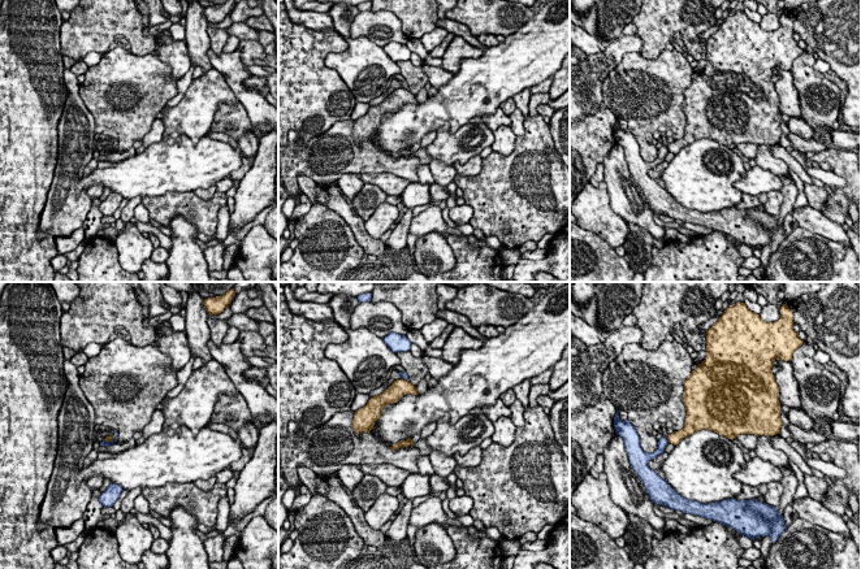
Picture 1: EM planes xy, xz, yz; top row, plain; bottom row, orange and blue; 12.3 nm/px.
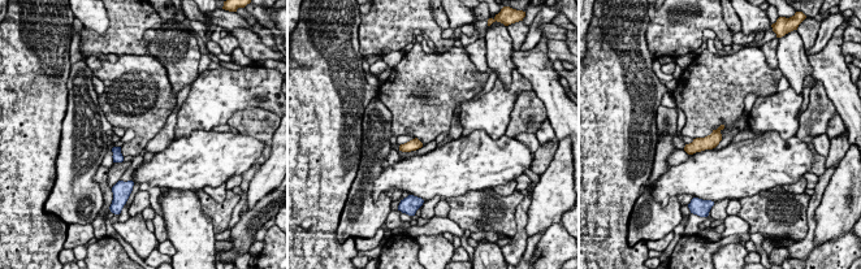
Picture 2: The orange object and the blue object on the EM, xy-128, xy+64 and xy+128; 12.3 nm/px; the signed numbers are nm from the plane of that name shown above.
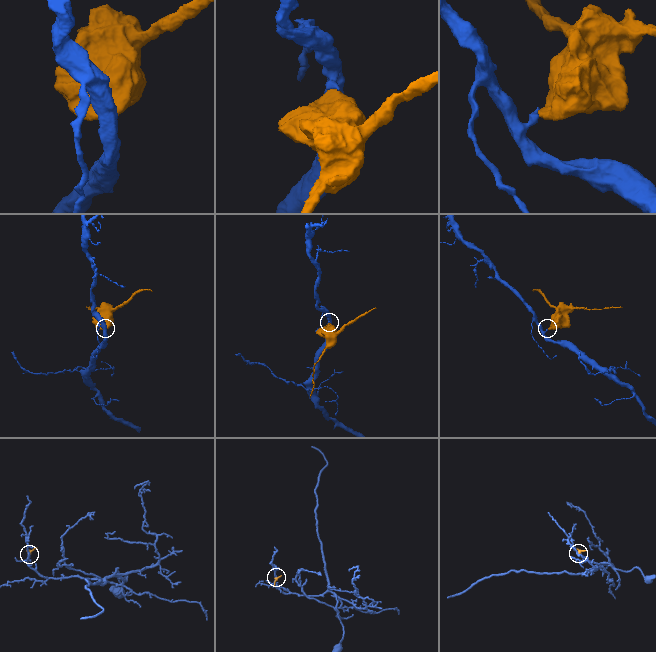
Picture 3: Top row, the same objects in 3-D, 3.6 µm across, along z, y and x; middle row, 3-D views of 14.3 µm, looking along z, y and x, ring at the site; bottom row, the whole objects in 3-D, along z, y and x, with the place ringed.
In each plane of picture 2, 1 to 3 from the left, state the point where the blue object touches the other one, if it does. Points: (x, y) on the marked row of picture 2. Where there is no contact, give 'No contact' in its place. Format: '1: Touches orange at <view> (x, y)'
1: No contact
2: No contact
3: No contact

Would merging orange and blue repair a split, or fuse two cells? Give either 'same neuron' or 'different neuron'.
different neuron

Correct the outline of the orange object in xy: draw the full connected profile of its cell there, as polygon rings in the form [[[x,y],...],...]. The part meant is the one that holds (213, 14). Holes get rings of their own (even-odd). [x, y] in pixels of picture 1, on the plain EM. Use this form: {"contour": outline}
{"contour": [[[228,0],[222,5],[204,8],[204,17],[208,23],[220,23],[232,12],[235,0]]]}

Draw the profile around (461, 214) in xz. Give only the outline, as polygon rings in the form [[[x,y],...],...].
[[[467,204],[455,205],[449,210],[450,220],[458,225],[470,223],[473,216],[473,208]]]

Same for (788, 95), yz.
[[[775,68],[774,74],[779,75],[779,79],[774,84],[779,96],[780,114],[801,118],[799,91],[793,83],[792,71]]]

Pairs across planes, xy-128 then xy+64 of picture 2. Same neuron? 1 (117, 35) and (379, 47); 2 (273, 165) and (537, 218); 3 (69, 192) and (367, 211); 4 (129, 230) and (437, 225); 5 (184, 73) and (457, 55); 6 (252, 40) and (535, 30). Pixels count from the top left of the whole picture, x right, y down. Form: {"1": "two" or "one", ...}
{"1": "one", "2": "one", "3": "one", "4": "two", "5": "two", "6": "two"}

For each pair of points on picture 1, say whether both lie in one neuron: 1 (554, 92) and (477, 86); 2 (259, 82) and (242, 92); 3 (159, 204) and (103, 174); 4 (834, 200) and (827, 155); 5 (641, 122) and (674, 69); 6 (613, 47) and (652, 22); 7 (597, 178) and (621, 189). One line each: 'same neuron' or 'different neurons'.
1: different neurons
2: different neurons
3: different neurons
4: same neuron
5: same neuron
6: different neurons
7: different neurons

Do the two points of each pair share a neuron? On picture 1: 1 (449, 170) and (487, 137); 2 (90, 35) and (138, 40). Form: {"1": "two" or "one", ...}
{"1": "two", "2": "one"}

